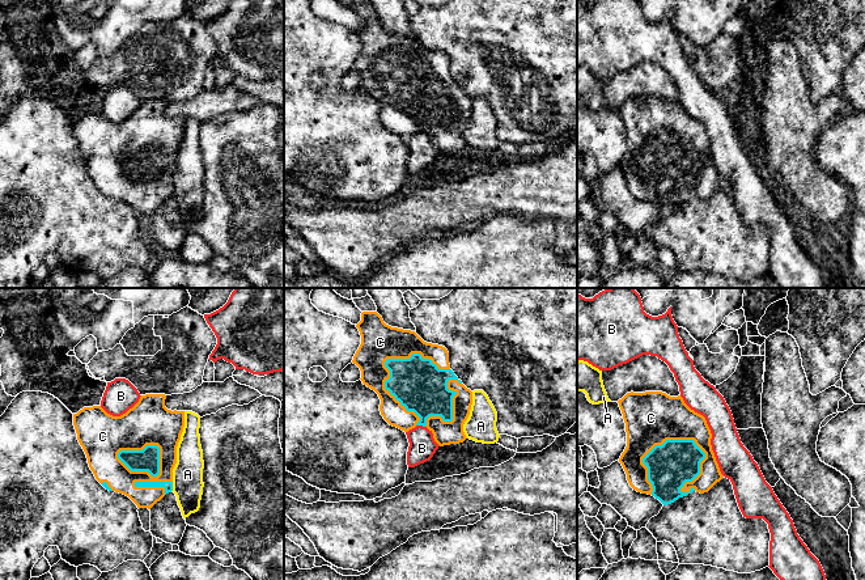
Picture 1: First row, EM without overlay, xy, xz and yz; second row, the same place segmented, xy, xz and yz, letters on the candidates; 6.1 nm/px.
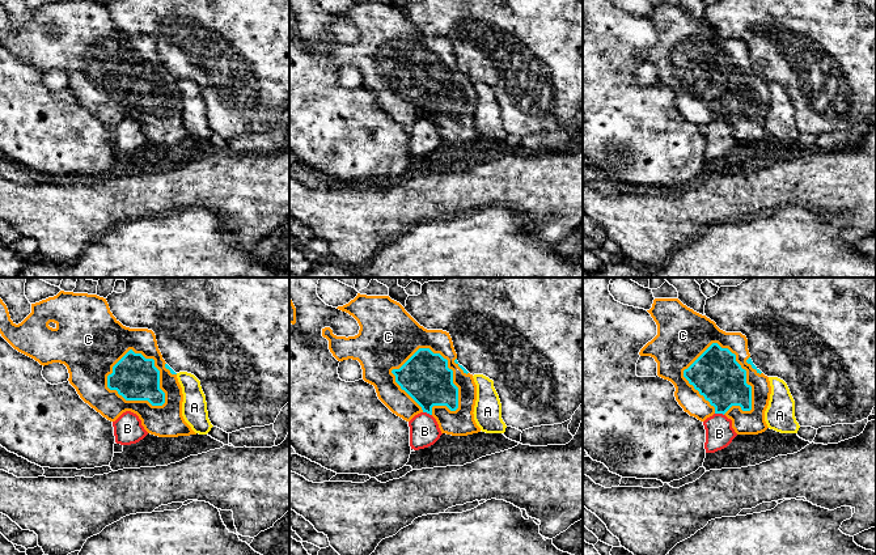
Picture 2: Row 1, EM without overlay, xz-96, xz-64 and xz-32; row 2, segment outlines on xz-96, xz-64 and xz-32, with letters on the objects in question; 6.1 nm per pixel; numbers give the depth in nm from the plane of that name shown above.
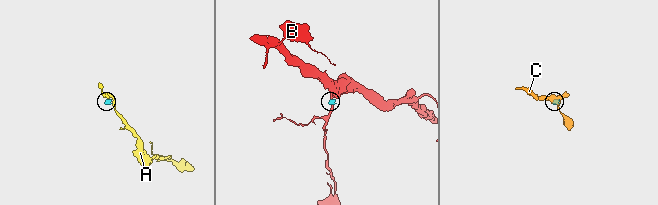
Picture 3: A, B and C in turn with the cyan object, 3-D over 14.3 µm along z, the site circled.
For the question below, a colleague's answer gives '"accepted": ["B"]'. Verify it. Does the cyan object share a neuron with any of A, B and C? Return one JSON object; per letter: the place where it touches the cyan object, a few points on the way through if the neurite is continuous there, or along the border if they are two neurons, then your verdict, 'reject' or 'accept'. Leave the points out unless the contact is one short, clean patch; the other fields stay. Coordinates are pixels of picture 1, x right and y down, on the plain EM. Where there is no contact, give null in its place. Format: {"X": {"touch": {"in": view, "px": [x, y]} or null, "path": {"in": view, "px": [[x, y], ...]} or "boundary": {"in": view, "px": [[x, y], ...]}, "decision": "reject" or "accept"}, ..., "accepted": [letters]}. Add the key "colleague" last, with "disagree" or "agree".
{"A": {"touch": {"in": "xy", "px": [172, 193]}, "decision": "reject"}, "B": {"touch": {"in": "xz", "px": [420, 131]}, "path": {"in": "xz", "px": [[418, 90], [423, 100], [420, 131], [422, 155]]}, "decision": "accept"}, "C": {"touch": {"in": "yz", "px": [649, 159]}, "decision": "reject"}, "accepted": ["B"], "colleague": "agree"}

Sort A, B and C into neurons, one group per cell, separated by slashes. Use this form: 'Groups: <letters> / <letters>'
Groups: A / B / C

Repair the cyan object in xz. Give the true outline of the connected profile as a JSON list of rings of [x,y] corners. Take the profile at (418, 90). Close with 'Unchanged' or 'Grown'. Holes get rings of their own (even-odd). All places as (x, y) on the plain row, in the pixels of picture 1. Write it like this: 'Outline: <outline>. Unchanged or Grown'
Outline: [[[412,60],[410,65],[387,65],[385,73],[390,85],[385,96],[420,127],[416,134],[406,139],[410,153],[407,158],[408,174],[429,168],[438,151],[427,132],[429,123],[441,123],[444,128],[453,127],[453,103],[457,98],[448,96],[449,86],[458,86],[451,76],[438,76],[431,65]]]. Grown

